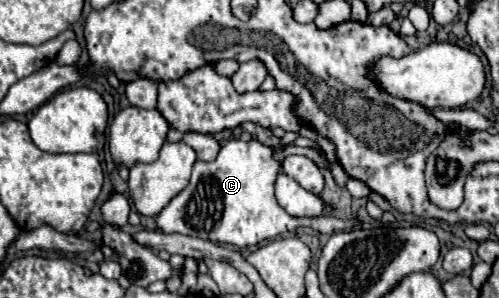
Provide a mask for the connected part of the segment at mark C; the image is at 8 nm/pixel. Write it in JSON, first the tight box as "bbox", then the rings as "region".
{"bbox":[156,139,356,247],"region":[[[250,139],[228,141],[218,157],[210,163],[196,161],[192,179],[184,191],[180,191],[168,207],[156,217],[158,227],[164,233],[182,233],[190,237],[208,239],[214,243],[228,243],[236,247],[250,247],[260,241],[272,239],[280,233],[294,231],[298,227],[312,227],[320,233],[336,233],[352,229],[356,220],[342,221],[338,217],[292,217],[288,215],[274,197],[274,181],[280,173],[280,161],[274,159],[274,149]]]}

